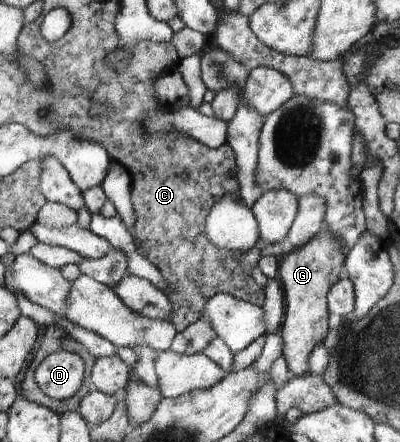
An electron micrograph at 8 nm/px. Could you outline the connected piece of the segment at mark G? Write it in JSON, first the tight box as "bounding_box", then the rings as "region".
{"bounding_box":[279,229,345,377],"region":[[[327,229],[297,250],[287,249],[287,256],[279,264],[279,278],[285,296],[285,314],[279,333],[283,338],[283,356],[295,377],[311,374],[309,357],[313,348],[323,345],[333,317],[328,310],[327,295],[338,279],[345,262],[343,244]]]}

